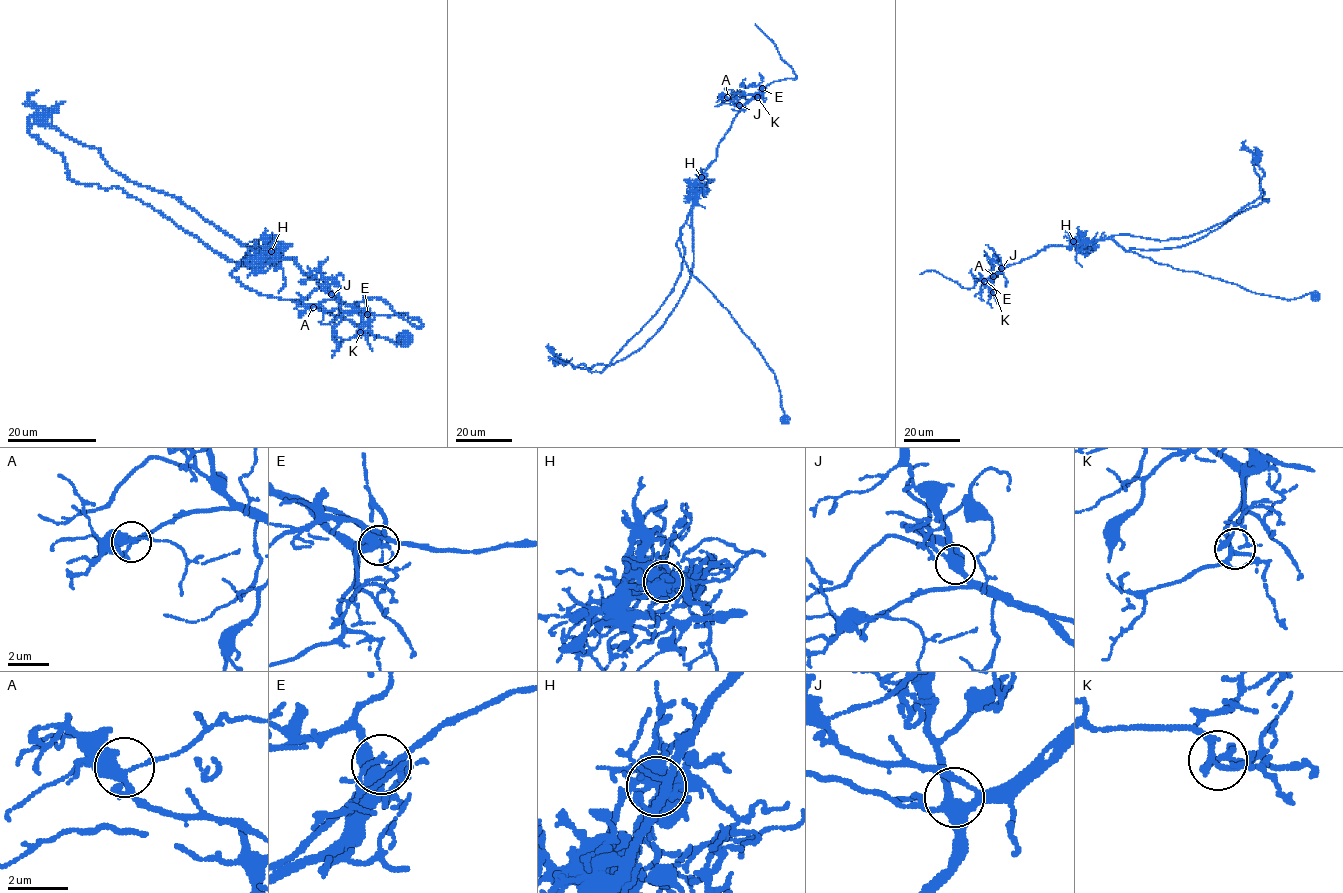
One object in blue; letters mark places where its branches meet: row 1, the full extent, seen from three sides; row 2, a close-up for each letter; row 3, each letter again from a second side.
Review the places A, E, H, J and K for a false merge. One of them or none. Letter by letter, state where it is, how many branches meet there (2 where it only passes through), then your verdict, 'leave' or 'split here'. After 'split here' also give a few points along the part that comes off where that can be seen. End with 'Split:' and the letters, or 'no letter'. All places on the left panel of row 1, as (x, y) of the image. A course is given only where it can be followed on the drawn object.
A: at (313, 307); 5 branches meet; leave
E: at (367, 314); 6 branches meet; leave
H: at (271, 251); 13 branches meet; split here; foreign part runs (270, 251), (261, 259), (257, 241), (256, 250), (245, 245), (44, 123), (27, 95), (38, 91)
J: at (331, 294); 4 branches meet; leave
K: at (360, 332); 3 branches meet; leave
Split: H

